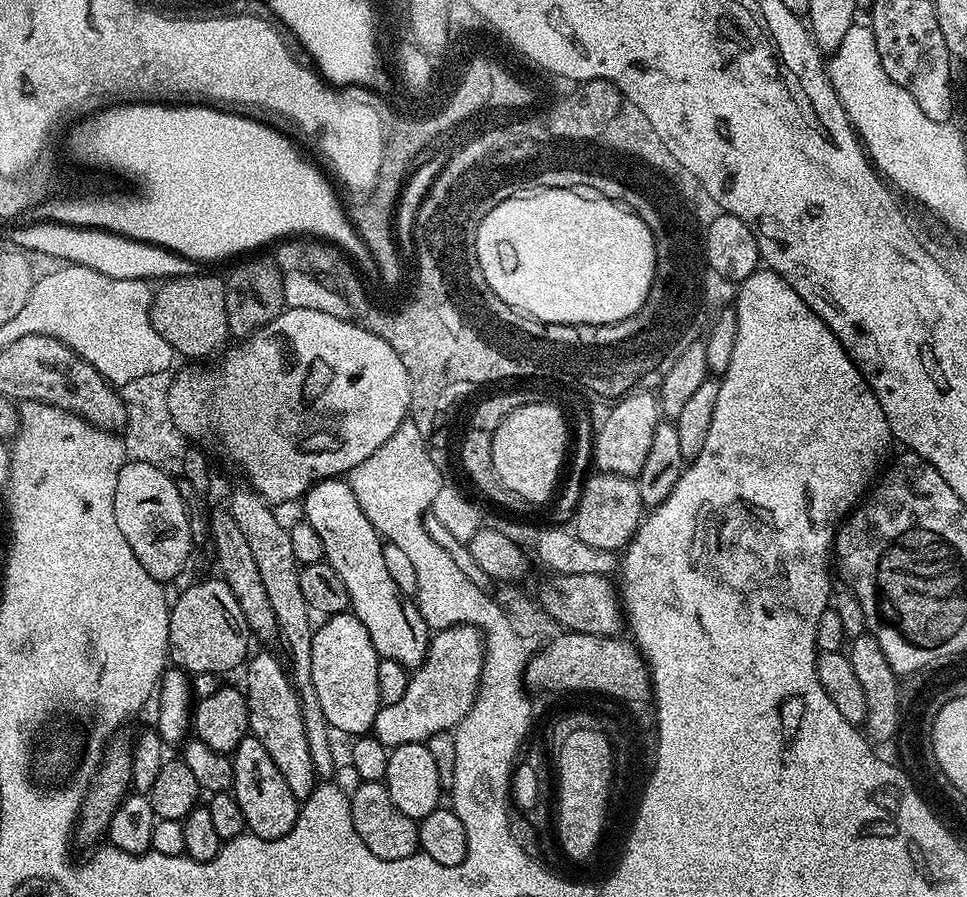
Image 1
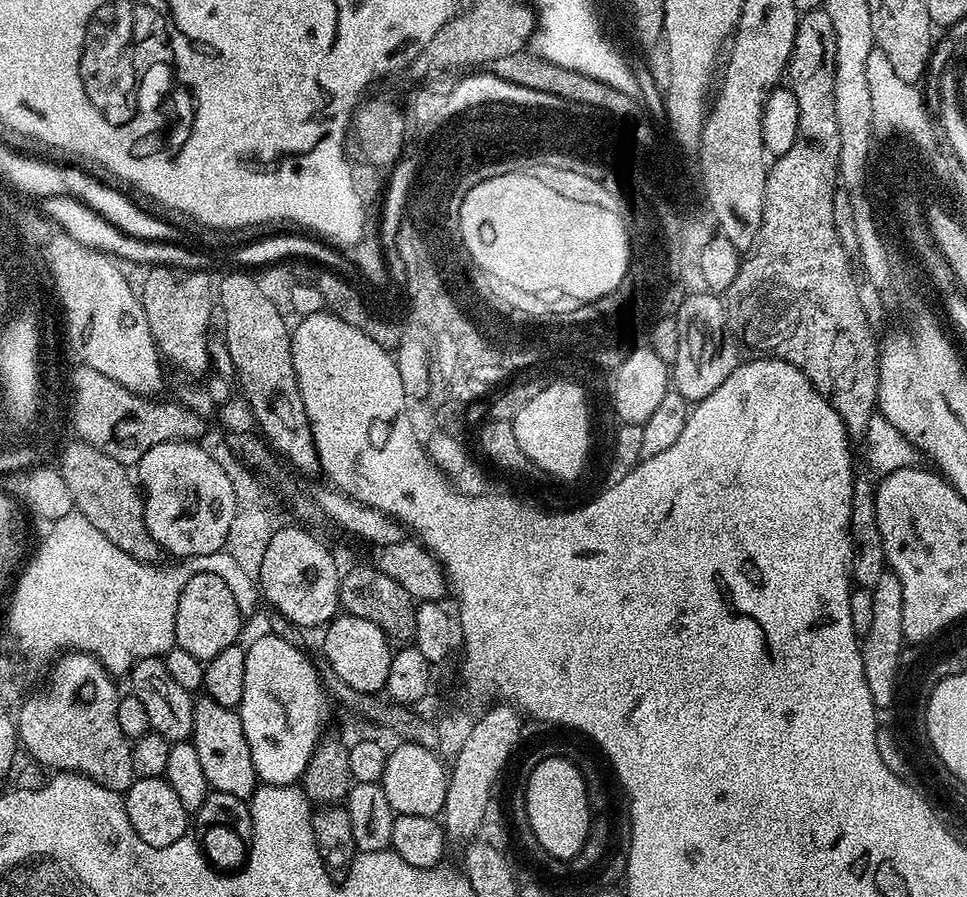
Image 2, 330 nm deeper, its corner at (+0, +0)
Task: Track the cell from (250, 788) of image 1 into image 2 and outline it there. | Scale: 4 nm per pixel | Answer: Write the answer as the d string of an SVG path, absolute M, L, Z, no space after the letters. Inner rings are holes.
M201 695L194 703L194 730L190 742L198 750L198 762L202 762L209 789L234 794L243 801L256 791L258 777L254 758L250 758L250 742L246 742L237 709L218 706L209 696Z

